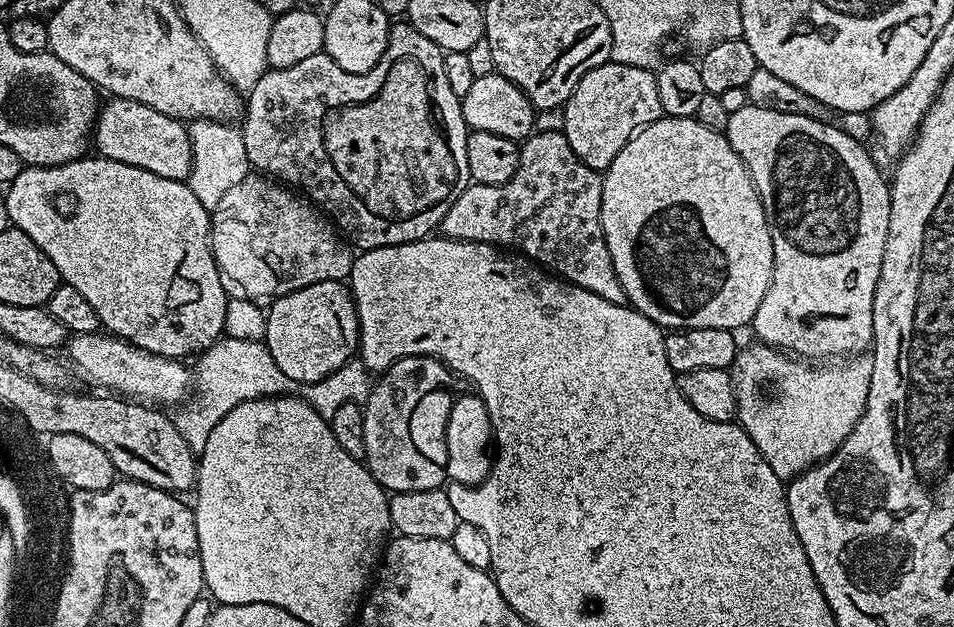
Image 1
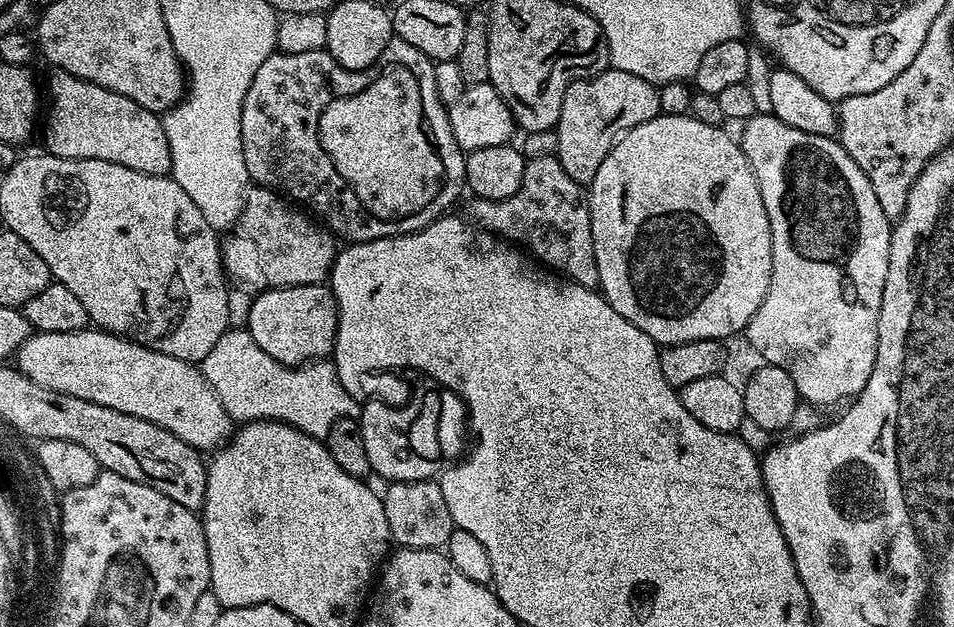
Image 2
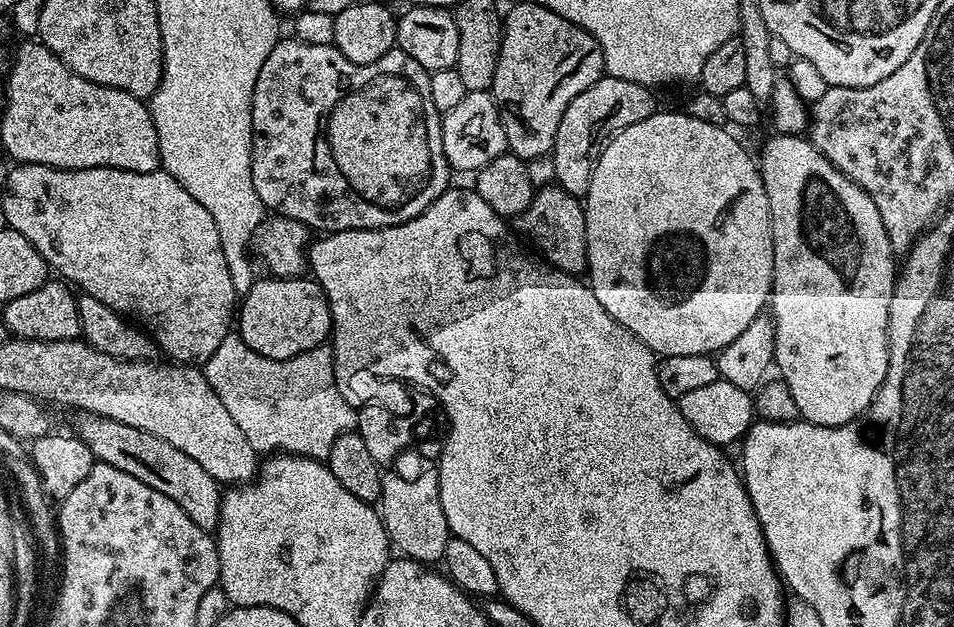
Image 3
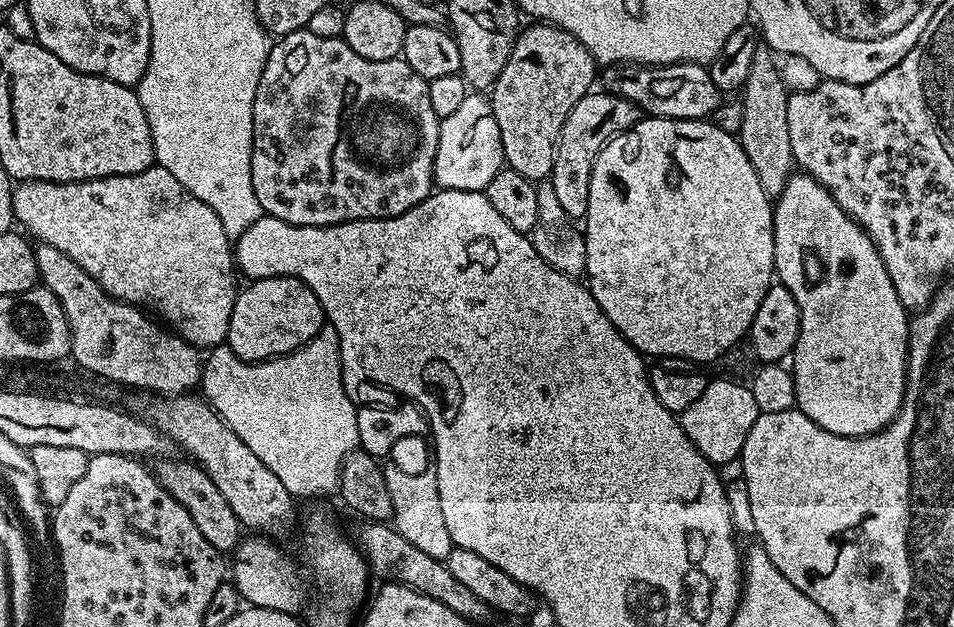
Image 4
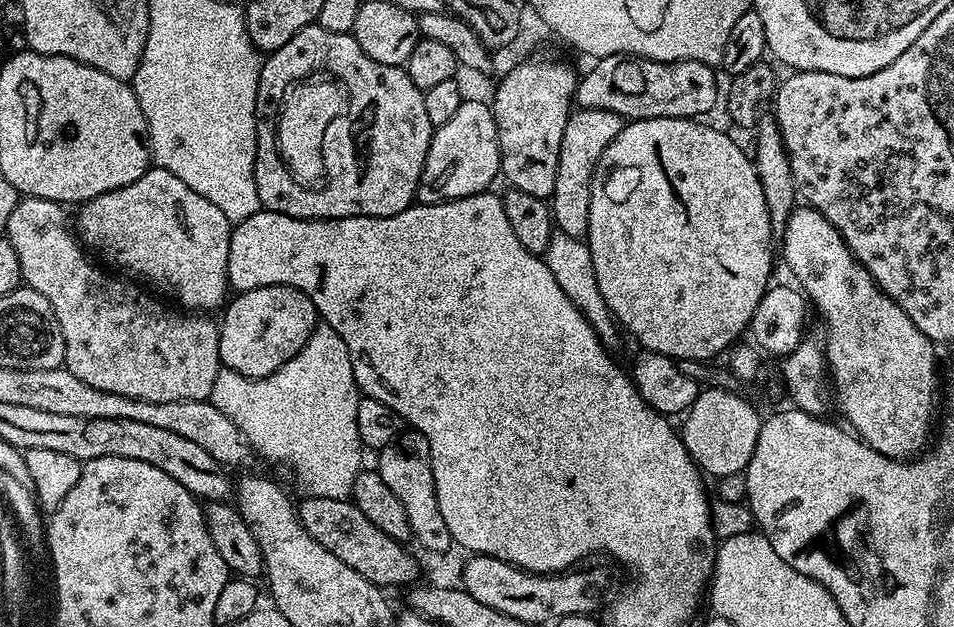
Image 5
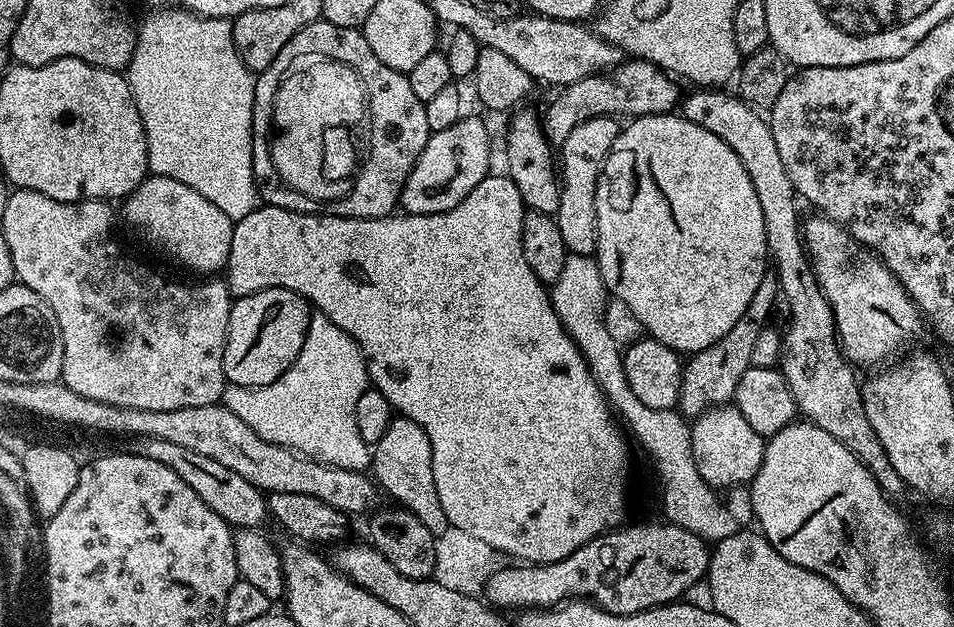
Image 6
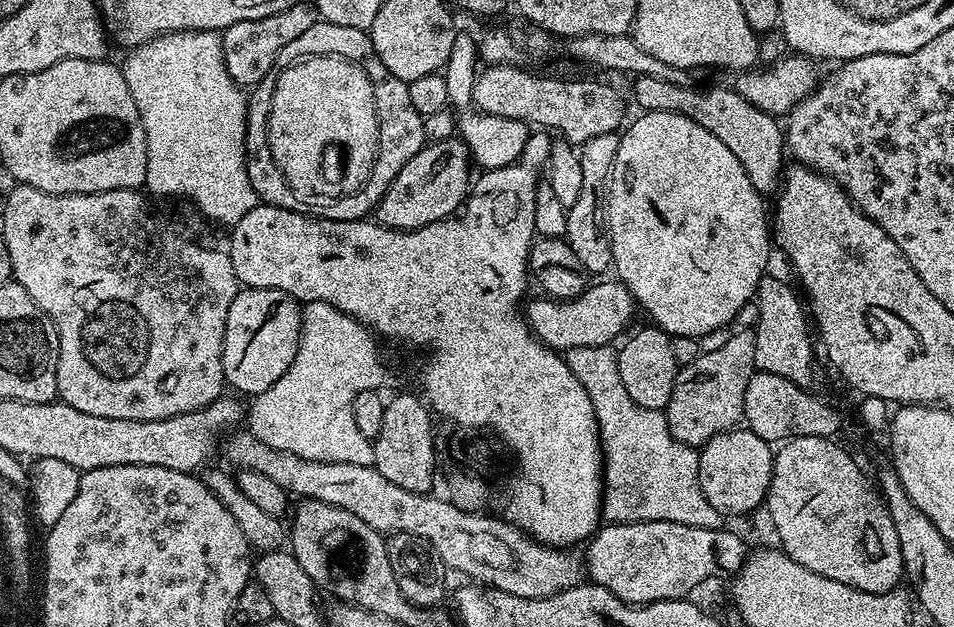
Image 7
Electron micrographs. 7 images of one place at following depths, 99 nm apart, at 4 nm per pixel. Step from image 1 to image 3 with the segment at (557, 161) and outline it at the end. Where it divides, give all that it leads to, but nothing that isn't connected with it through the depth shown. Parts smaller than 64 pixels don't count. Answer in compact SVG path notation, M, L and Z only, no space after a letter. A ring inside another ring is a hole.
M559 186L537 187L530 206L526 206L522 215L515 217L514 228L525 241L532 240L533 246L537 248L535 251L551 267L573 274L583 273L587 269L588 247L583 203Z

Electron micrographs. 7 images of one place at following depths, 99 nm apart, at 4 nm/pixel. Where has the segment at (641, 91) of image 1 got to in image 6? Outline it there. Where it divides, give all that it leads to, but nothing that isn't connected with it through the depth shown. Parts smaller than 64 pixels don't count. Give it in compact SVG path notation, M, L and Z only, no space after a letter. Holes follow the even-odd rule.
M615 115L590 117L588 121L575 125L567 135L566 142L558 147L558 172L560 177L560 201L556 211L558 230L562 233L562 242L566 242L569 253L574 256L595 256L598 242L598 210L596 209L596 191L600 175L604 172L604 163L618 138L622 124Z

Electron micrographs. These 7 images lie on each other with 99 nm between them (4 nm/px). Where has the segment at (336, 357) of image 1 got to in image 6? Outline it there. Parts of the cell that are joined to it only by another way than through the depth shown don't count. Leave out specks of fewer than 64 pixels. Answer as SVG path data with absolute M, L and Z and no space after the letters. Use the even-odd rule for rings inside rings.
M267 288L239 297L230 310L224 351L225 381L253 388L277 380L298 358L312 314L308 301L294 290Z

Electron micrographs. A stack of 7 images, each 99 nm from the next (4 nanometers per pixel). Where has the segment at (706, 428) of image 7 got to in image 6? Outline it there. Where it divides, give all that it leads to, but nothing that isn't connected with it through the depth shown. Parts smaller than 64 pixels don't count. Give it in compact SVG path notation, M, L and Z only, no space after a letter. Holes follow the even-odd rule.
M769 268L764 272L762 281L758 284L757 293L750 300L746 311L738 318L738 322L730 332L721 338L714 346L695 353L685 363L683 384L680 387L679 411L688 418L695 418L709 408L715 408L729 403L735 394L740 377L752 365L754 345L758 342L761 330L767 327L769 316L774 304L779 299L780 283L777 272Z

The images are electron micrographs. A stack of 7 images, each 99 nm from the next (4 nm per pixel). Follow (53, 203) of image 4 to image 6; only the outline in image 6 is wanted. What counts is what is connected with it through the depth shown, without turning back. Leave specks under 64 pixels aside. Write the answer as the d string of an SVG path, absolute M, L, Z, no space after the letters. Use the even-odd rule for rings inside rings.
M145 176L144 181L122 201L124 216L153 244L172 260L196 274L216 274L225 267L232 249L234 222L214 202L190 190L186 182L165 176Z

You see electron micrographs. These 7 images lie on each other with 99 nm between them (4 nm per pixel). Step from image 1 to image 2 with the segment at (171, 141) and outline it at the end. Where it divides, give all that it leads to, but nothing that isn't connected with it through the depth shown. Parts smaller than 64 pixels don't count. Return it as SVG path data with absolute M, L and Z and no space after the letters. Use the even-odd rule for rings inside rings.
M59 70L49 71L48 88L46 84L46 96L52 101L47 101L46 116L48 121L43 121L44 144L47 155L58 158L70 158L71 160L105 160L106 162L118 162L118 166L130 166L130 170L138 170L142 174L151 176L166 176L172 170L172 154L170 142L166 136L163 119L157 113L138 106L128 96L114 94L94 82L77 80L74 74Z

